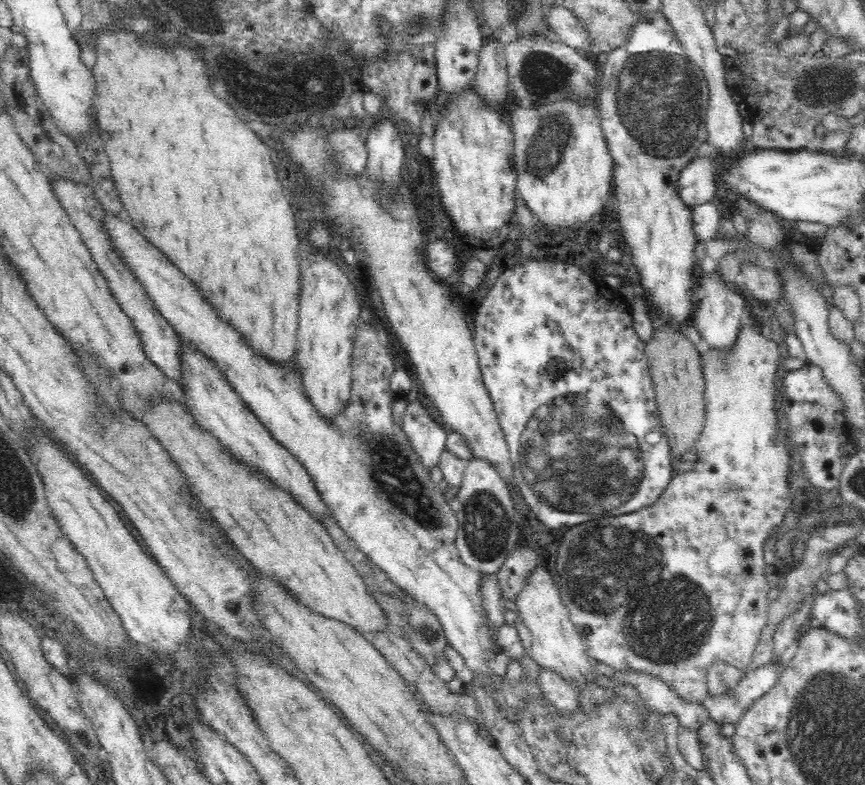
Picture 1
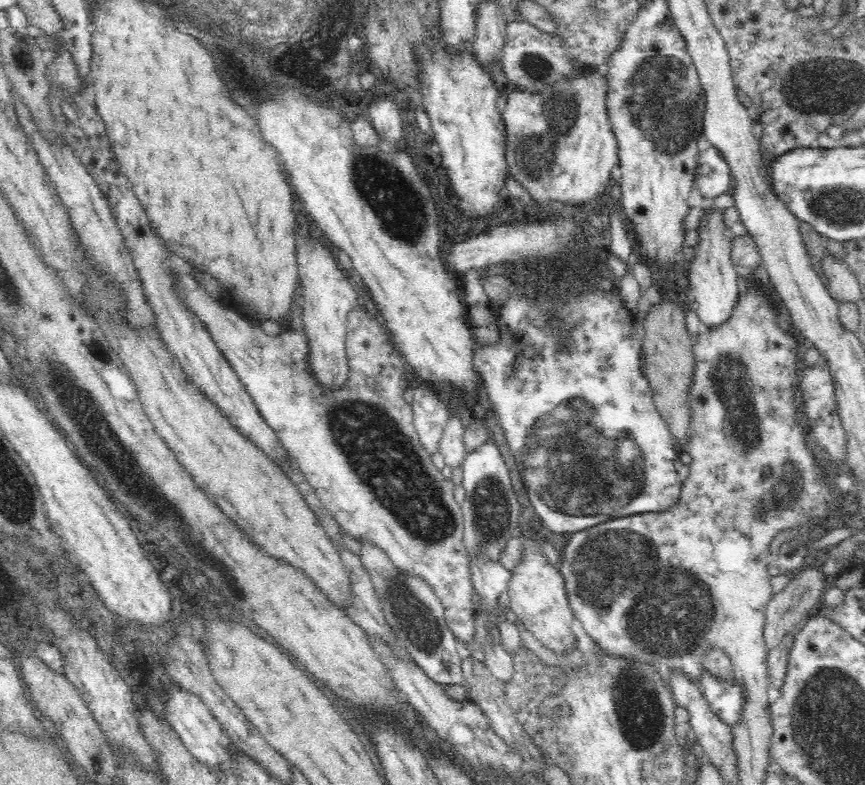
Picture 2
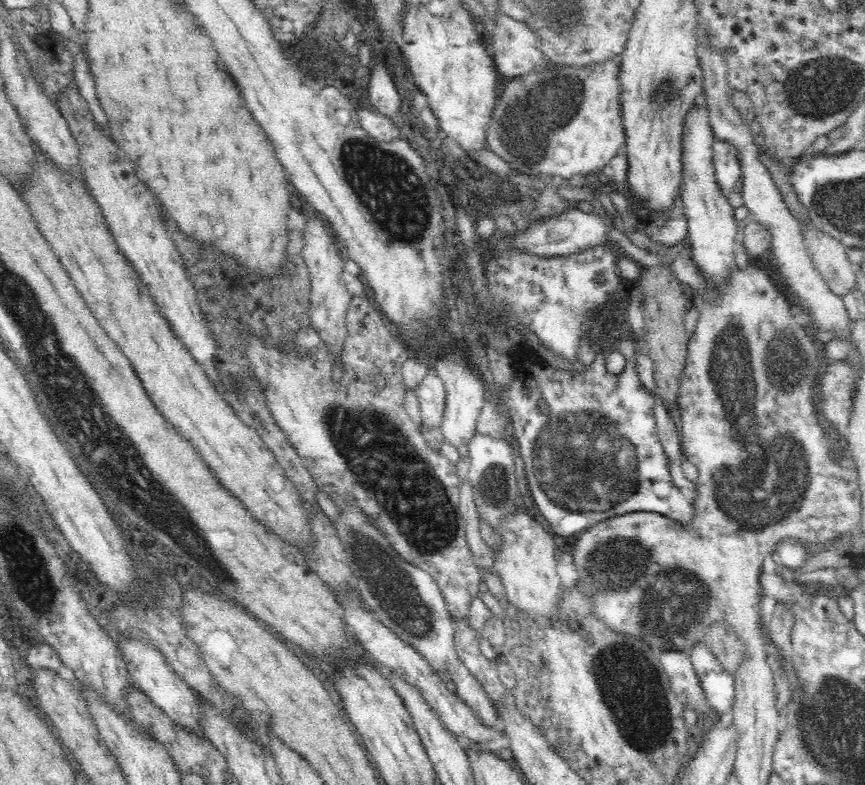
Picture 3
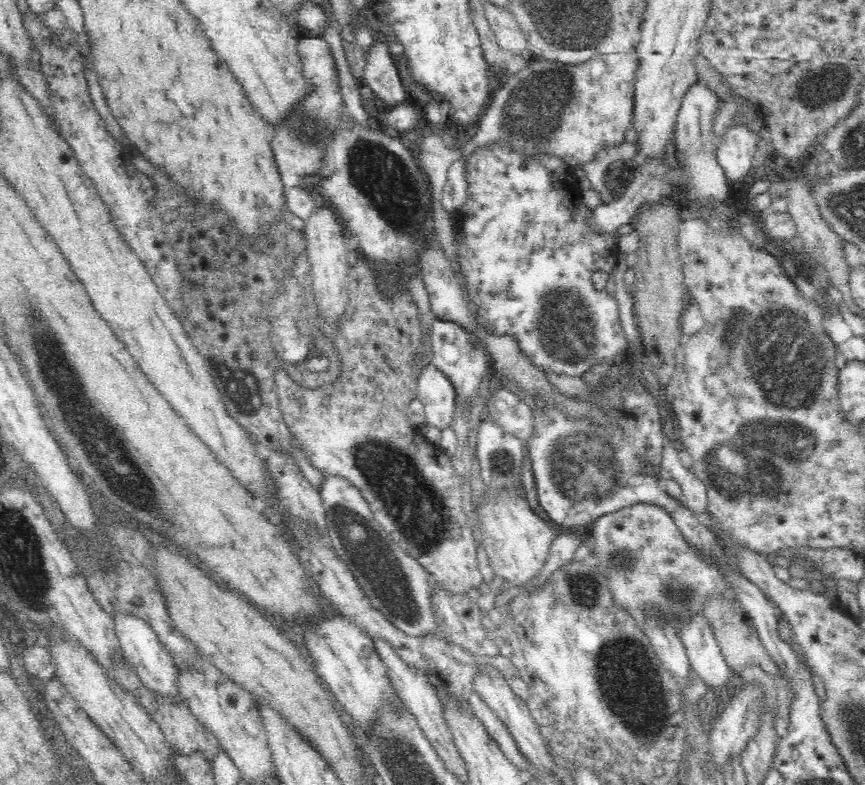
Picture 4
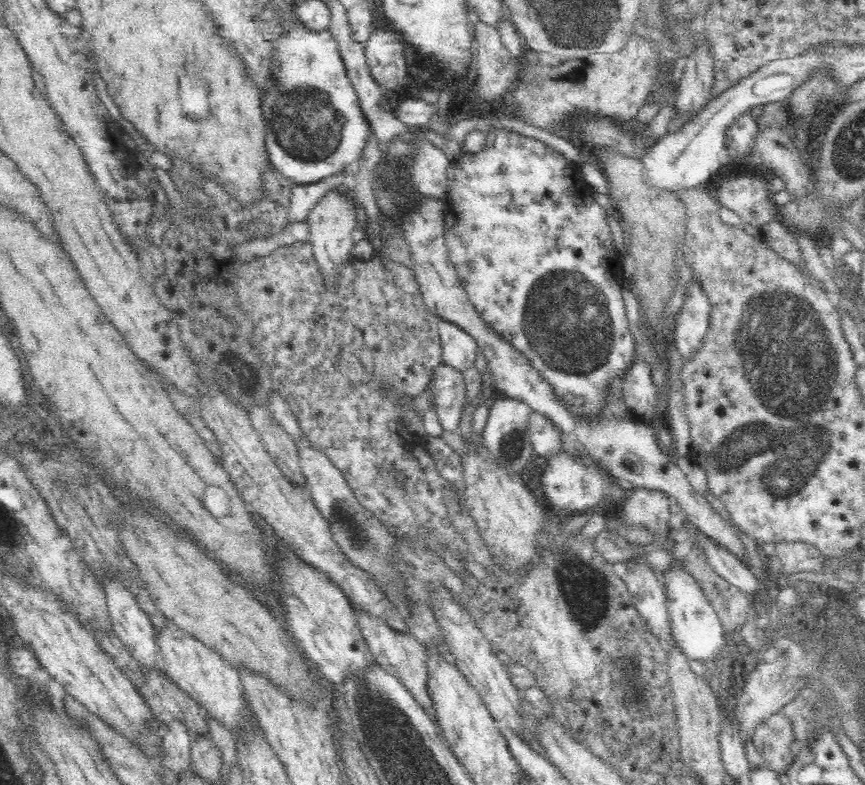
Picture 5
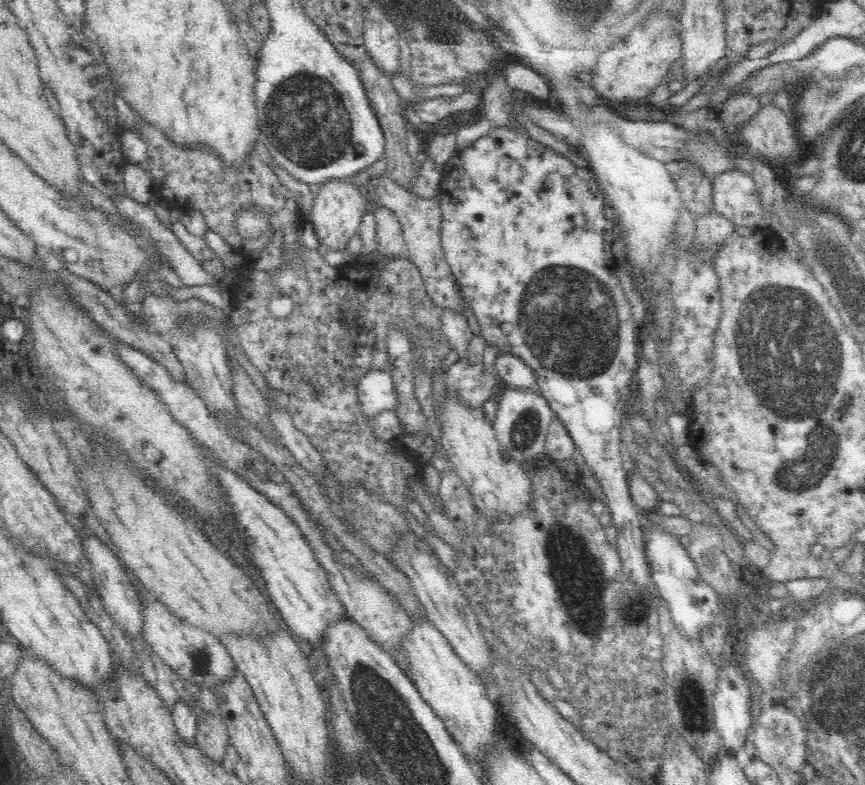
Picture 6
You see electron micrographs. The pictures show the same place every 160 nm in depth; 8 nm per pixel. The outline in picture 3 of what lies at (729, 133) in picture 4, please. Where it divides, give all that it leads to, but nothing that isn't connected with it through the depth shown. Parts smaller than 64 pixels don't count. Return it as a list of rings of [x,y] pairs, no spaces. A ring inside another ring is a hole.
[[[716,137],[714,153],[714,165],[716,165],[718,182],[722,187],[723,195],[732,198],[732,194],[735,194],[736,182],[740,182],[740,178],[744,176],[742,151],[734,143]]]

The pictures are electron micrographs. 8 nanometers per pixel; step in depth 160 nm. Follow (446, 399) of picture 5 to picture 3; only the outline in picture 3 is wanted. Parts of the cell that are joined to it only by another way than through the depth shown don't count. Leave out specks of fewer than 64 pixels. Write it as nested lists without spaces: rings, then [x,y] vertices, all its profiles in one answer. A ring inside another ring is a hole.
[[[433,366],[429,367],[427,375],[414,392],[421,409],[424,429],[441,427],[445,411],[446,387]]]

